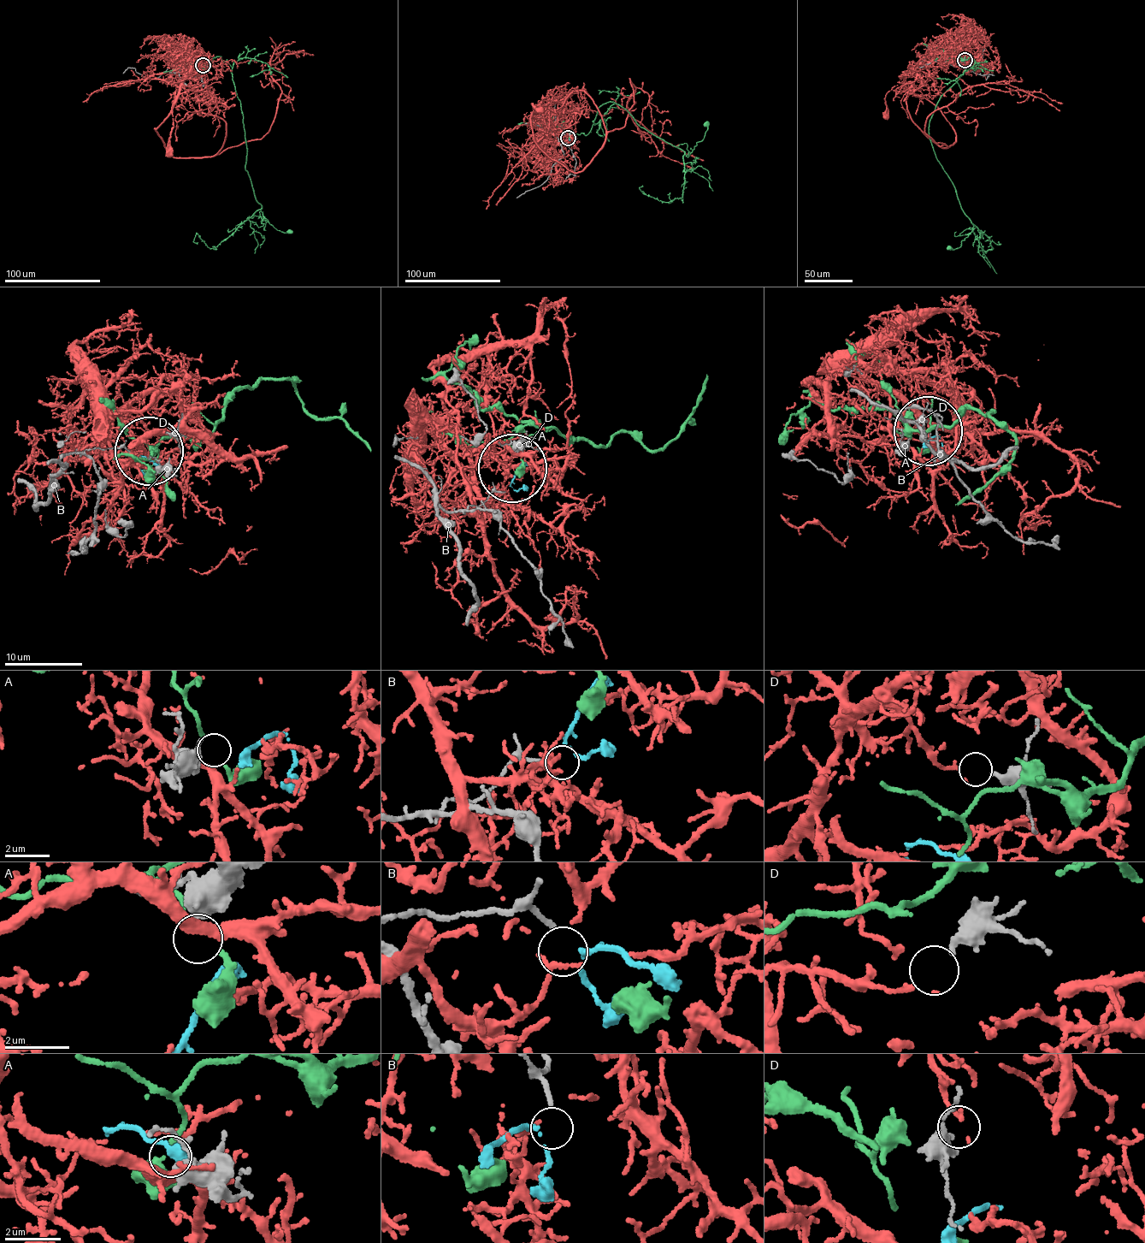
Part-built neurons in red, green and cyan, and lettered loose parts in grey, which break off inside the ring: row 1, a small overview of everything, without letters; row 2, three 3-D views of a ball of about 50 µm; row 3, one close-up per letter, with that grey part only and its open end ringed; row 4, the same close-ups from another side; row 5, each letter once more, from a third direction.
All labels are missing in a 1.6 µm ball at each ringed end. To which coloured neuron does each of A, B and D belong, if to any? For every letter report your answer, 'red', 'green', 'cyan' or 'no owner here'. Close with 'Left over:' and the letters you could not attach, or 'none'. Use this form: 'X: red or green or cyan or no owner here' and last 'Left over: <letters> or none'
A: no owner here
B: cyan
D: no owner here
Left over: A, D

